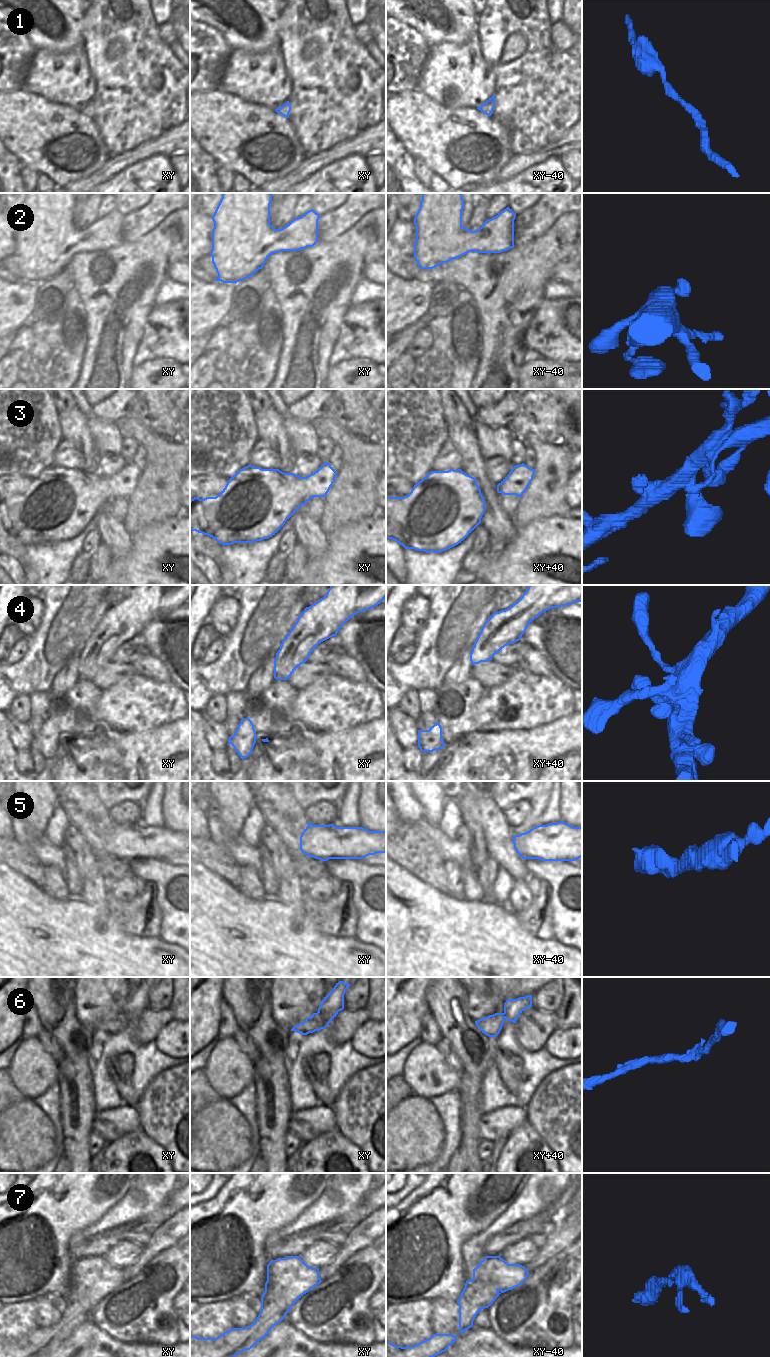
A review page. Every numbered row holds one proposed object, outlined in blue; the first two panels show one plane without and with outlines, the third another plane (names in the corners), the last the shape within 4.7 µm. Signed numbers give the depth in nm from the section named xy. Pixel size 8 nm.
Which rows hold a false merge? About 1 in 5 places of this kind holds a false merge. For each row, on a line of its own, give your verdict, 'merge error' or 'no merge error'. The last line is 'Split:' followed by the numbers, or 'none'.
1: no merge error
2: no merge error
3: no merge error
4: no merge error
5: no merge error
6: no merge error
7: merge error
Split: 7

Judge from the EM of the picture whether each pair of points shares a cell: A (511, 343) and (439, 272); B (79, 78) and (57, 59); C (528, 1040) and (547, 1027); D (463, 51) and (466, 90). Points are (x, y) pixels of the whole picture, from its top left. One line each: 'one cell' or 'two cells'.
A: one cell
B: one cell
C: one cell
D: one cell

